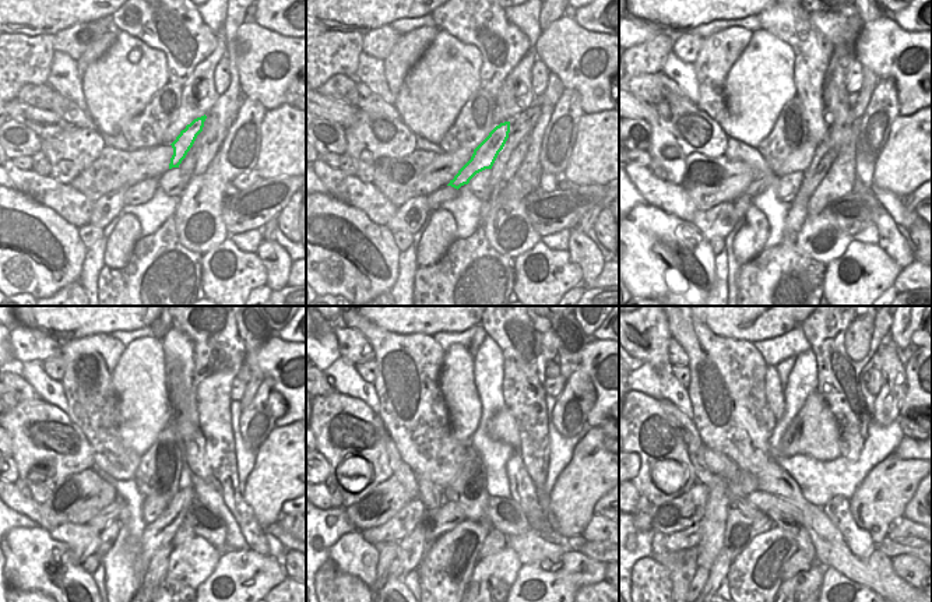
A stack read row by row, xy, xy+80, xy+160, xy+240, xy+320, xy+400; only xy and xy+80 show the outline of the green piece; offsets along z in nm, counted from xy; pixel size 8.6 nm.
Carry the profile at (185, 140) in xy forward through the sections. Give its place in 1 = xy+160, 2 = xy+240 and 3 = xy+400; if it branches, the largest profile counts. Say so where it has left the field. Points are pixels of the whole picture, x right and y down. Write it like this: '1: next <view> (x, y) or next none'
1: next xy+160 (798, 161)
2: next xy+240 (111, 511)
3: next xy+400 (689, 538)

